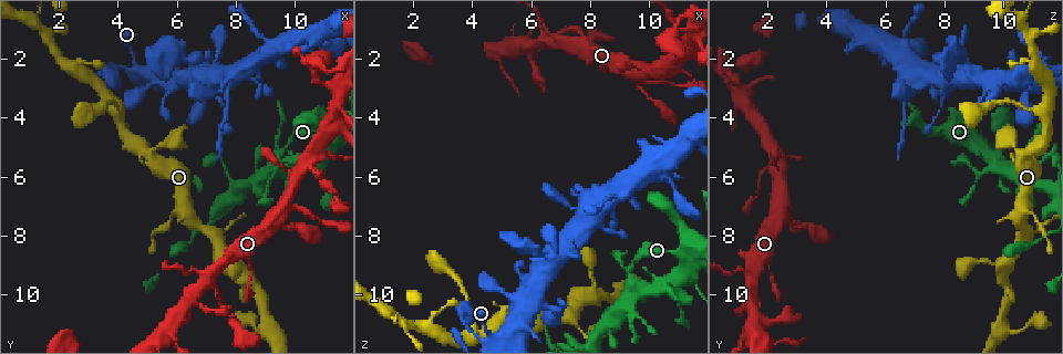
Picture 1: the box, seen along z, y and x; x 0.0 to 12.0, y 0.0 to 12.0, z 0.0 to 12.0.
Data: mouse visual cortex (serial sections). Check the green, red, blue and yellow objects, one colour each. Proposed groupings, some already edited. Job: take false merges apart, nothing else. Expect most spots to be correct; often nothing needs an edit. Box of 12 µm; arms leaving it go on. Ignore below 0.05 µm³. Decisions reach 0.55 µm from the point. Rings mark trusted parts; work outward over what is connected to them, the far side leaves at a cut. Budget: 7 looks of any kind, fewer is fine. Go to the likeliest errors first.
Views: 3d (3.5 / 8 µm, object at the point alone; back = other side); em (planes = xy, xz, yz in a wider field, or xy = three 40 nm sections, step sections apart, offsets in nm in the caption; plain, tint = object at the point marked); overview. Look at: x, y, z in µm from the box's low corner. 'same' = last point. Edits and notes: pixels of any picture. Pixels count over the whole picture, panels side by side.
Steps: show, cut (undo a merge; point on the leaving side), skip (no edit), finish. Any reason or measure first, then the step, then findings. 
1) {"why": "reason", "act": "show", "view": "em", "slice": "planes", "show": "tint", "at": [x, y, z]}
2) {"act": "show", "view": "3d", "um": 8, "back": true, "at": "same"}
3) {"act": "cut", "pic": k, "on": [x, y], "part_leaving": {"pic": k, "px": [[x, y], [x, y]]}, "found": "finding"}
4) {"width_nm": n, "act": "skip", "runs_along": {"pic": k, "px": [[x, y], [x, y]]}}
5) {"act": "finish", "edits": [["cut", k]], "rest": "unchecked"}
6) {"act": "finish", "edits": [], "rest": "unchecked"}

{"why": "small branch off a trunk", "act": "show", "view": "3d", "um": 3.5, "at": [10.2, 5.6, 2.3]}

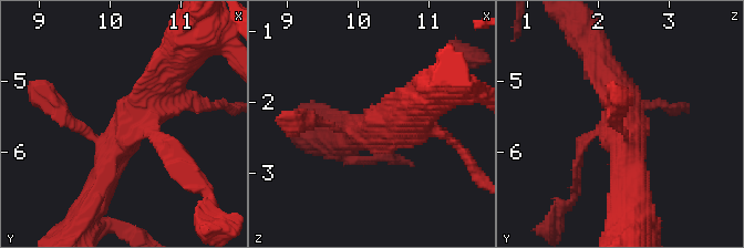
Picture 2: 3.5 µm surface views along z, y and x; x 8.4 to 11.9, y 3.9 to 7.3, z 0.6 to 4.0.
{"why": "now the EM", "act": "show", "view": "em", "slice": "xy", "step": 2, "show": "plain", "at": [10.25, 5.65, 2.35]}

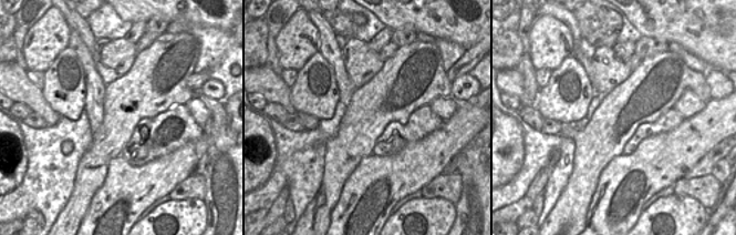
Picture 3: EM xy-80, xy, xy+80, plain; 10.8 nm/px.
{"why": "with the object marked", "act": "show", "view": "em", "slice": "xy", "step": 2, "show": "tint", "at": "same"}

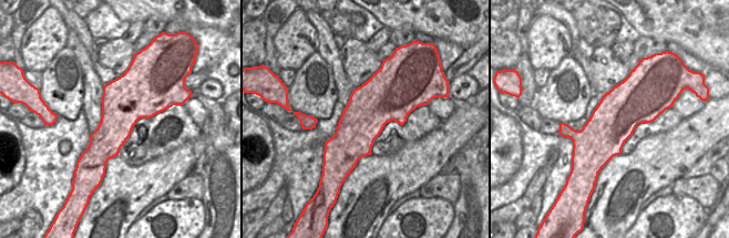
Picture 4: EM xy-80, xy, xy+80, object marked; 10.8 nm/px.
{"act": "skip", "runs_along": {"pic": 2, "px": [[96, 190], [106, 157], [167, 69]]}, "found": "all the same cell"}

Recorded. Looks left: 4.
{"why": "four or more arms meet", "act": "show", "view": "3d", "um": 3.5, "back": true, "at": [7.0, 9.5, 1.5]}

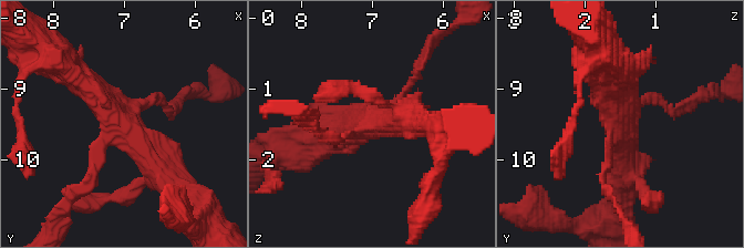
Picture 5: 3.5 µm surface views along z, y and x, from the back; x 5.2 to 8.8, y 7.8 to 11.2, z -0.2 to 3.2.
{"arms": 4, "arm_widths_nm": [150, 150, 400, 400], "why": "now the EM", "act": "show", "view": "em", "slice": "xy", "step": 2, "show": "tint", "at": [7.05, 9.50, 1.50]}

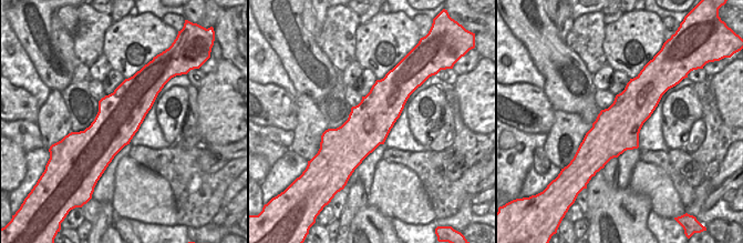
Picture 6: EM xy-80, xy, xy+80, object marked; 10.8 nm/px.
{"act": "skip", "found": "one cell here"}

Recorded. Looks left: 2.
{"why": "sudden change in width", "act": "show", "view": "3d", "um": 3.5, "back": true, "at": [7.8, 7.6, 11.3]}

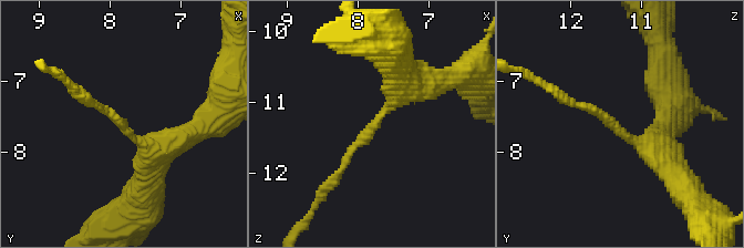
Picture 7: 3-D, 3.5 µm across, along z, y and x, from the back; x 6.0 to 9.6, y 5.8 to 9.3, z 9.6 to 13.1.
{"arm_widths_nm": [100, 350], "why": "shape alone is not enough", "act": "show", "view": "em", "slice": "planes", "show": "tint", "at": [7.80, 7.70, 11.30]}

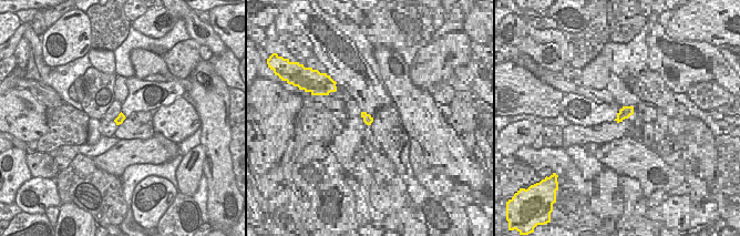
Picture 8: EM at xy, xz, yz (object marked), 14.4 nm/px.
{"act": "skip", "runs_along": {"pic": 7, "px": [[430, 81], [395, 97], [334, 172]]}, "found": "one cell here"}

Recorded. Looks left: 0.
{"act": "finish", "edits": [], "rest": "unchecked"}

